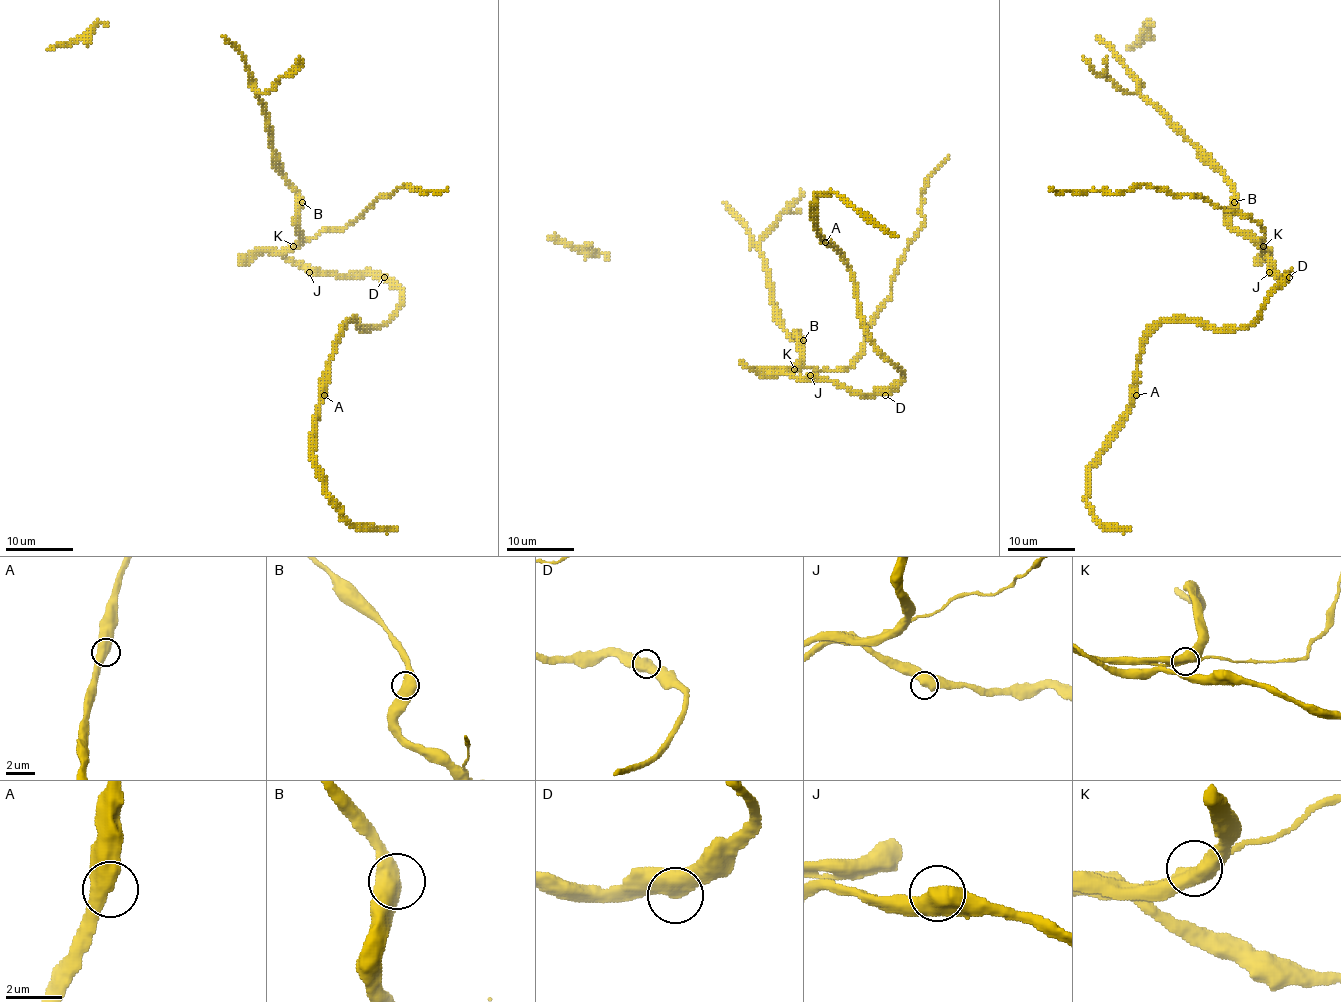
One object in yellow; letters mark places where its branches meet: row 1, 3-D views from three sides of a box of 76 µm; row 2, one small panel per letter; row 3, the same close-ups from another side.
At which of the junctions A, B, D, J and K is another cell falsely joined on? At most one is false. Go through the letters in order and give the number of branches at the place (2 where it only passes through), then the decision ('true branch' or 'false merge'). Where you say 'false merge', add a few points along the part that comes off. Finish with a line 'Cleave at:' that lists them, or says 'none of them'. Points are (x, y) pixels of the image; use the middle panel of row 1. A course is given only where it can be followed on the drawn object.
A: 2 branches meet; true branch
B: 2 branches meet; true branch
D: 2 branches meet; true branch
J: 2 branches meet; true branch
K: 2 branches meet; true branch
Cleave at: none of them

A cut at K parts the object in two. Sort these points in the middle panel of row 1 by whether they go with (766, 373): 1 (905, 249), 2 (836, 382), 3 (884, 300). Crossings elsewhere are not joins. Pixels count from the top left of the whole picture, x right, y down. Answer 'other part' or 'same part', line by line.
1: other part
2: same part
3: other part

